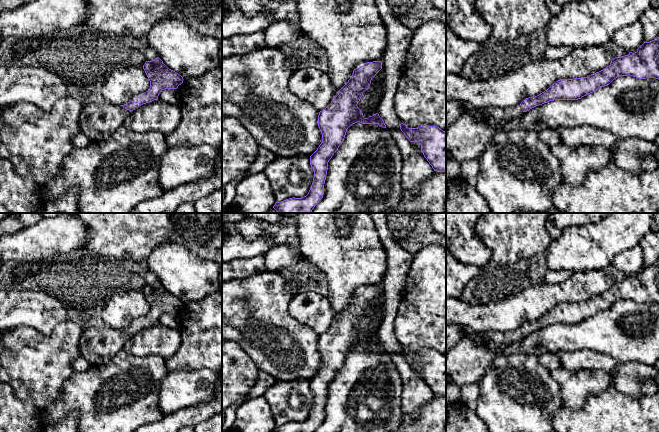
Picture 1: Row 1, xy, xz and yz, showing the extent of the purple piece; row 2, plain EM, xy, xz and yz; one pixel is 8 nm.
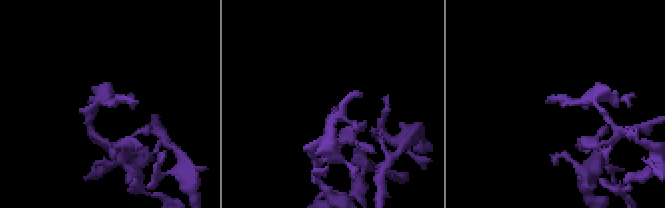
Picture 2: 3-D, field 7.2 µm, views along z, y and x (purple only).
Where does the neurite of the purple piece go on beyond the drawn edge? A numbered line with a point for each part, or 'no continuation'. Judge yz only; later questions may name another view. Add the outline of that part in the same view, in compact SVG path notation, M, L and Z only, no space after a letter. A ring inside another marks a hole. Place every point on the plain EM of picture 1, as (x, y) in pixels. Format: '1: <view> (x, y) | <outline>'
1: yz (467, 362) | M521 331L472 332L461 339L446 354L446 384L461 387L477 382L487 372L493 360L499 356L485 345L477 342L489 342L502 348L525 337Z

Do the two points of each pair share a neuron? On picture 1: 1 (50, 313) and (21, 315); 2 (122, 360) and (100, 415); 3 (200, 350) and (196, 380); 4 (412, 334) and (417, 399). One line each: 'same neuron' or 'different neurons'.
1: same neuron
2: same neuron
3: different neurons
4: different neurons

